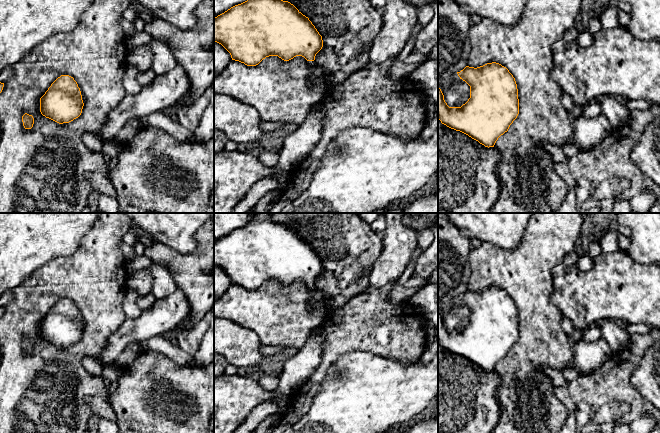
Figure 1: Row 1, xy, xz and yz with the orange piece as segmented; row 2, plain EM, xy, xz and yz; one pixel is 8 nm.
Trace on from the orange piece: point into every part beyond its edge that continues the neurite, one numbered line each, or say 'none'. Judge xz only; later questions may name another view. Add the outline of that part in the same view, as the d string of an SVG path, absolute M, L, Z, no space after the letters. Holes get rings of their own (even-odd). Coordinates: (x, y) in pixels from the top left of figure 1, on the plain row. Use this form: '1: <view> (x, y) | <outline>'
1: xz (317, 299) | M307 285L308 290L310 291L310 299L309 299L309 308L310 310L316 310L320 307L326 306L329 300L329 296L326 294L319 292L315 285Z

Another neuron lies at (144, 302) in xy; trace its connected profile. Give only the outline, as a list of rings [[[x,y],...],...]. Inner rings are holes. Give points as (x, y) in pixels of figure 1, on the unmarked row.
[[[148,293],[146,295],[139,296],[136,301],[136,304],[141,310],[146,310],[152,307],[156,300],[157,299],[154,297],[153,294]]]

